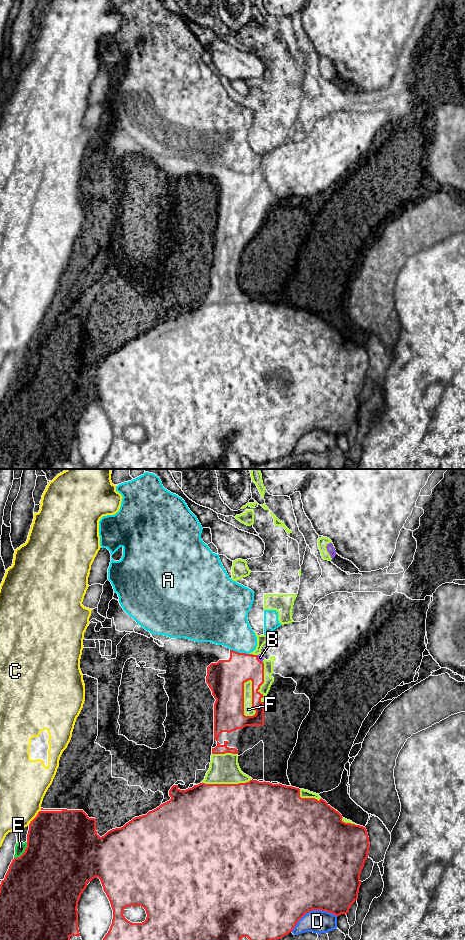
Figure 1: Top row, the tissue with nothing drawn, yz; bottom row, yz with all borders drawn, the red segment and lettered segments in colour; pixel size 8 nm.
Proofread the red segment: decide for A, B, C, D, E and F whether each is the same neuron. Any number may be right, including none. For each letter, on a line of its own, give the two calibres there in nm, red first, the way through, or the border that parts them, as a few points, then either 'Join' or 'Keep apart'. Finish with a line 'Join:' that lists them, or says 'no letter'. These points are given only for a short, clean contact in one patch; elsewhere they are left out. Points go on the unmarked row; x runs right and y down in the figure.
A: Thickness 300 nm (red) against 340 nm. Keep apart
B: Thickness 240 nm (red) against 50 nm. Keep apart
C: Thickness 460 nm (red) against 360 nm. Boundary: yz (41, 328), (29, 342). Keep apart
D: Thickness 500 nm (red) against 190 nm. Keep apart
E: Thickness 500 nm (red) against 90 nm. Keep apart
F: Thickness 300 nm (red) against 80 nm. Keep apart
Join: no letter

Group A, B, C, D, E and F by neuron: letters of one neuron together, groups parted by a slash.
A B F / C / D / E

